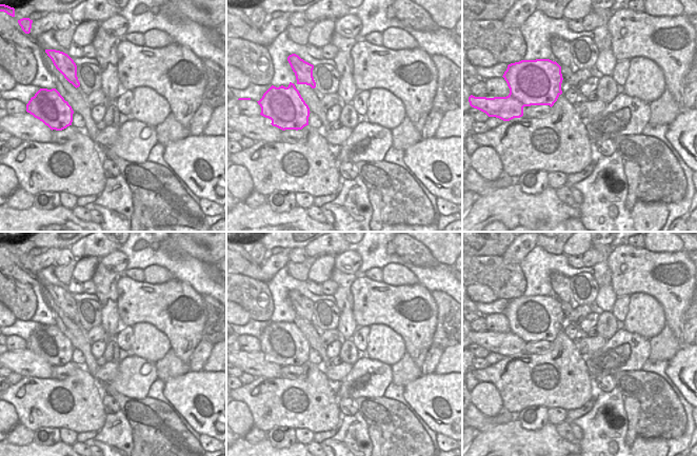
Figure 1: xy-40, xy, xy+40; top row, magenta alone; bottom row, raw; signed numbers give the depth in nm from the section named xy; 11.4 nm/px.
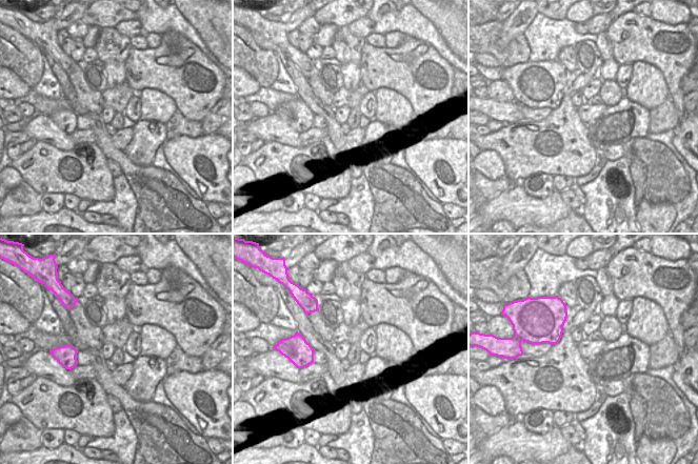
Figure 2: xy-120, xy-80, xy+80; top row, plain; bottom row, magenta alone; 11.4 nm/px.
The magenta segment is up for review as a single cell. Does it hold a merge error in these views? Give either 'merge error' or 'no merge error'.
merge error

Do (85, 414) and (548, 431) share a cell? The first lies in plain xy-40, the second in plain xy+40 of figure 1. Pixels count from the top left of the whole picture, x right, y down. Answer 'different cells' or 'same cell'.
different cells

